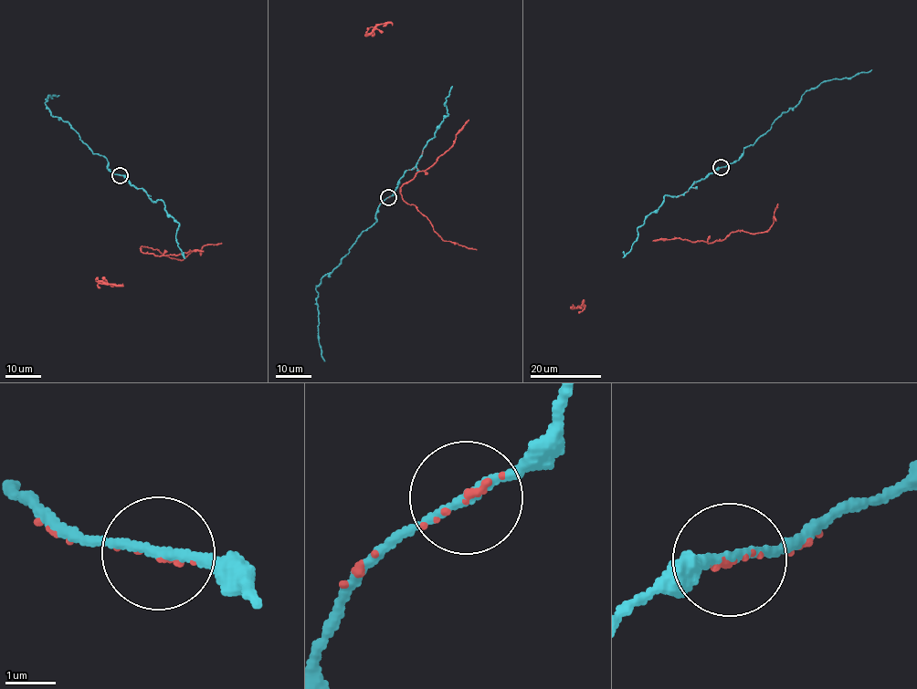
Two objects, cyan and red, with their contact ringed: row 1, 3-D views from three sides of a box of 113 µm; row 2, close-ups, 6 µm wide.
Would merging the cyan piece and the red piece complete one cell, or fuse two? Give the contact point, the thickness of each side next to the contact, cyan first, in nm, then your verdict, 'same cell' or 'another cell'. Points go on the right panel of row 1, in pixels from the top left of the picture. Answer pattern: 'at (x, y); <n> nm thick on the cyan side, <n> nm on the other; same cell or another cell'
at (721, 167); 180 nm thick on the cyan side, 100 nm on the other; same cell

